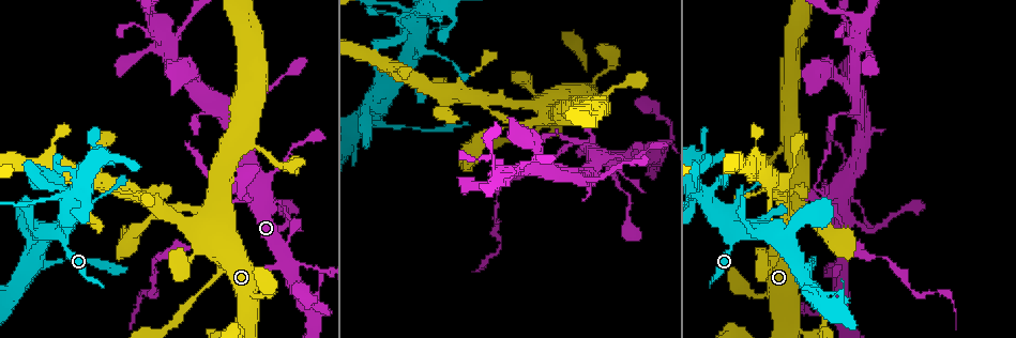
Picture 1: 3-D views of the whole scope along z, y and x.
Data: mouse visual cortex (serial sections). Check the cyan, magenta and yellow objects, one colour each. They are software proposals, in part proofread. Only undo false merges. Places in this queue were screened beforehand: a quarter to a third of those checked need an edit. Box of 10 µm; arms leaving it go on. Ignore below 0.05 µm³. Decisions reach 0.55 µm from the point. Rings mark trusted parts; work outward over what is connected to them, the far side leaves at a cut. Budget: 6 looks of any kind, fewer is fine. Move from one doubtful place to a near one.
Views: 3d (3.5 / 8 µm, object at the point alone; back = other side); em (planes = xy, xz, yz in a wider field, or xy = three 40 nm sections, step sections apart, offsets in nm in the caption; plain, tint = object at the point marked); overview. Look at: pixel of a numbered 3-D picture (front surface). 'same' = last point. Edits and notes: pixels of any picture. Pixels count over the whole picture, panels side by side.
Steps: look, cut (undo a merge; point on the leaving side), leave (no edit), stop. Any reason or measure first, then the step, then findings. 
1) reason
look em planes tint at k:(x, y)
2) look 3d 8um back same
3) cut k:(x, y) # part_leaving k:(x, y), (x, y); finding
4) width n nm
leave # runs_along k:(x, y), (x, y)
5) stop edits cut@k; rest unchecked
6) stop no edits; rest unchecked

small branch off a trunk
look 3d 3.5um at 1:(587, 148)

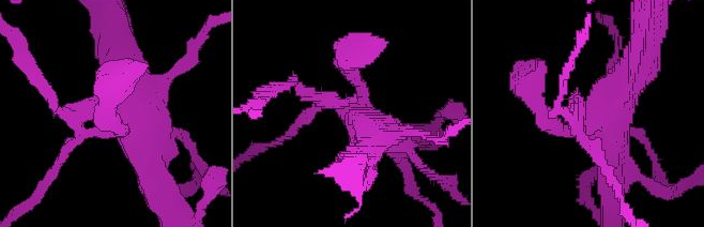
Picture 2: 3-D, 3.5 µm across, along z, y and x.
now the EM
look em xy step 1 tint at 2:(356, 113)

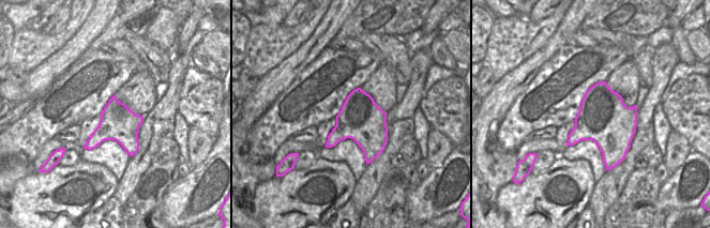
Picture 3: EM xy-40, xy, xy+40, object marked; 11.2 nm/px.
cut 2:(299, 88) # part_leaving 2:(324, 103), (292, 133), (265, 147); a second cell is stuck on

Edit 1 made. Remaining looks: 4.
calibre changes
look 3d 3.5um at 1:(827, 266)

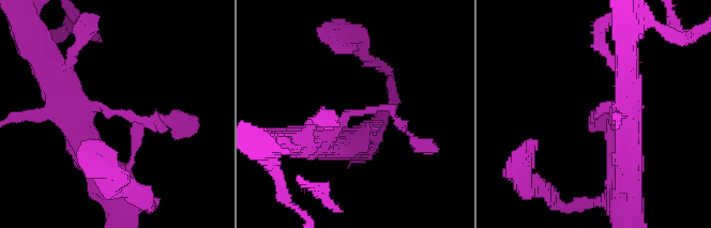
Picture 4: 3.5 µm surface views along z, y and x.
arm_widths 100, 400 nm; shape alone is not enough
look em xy step 2 tint at 4:(116, 109)

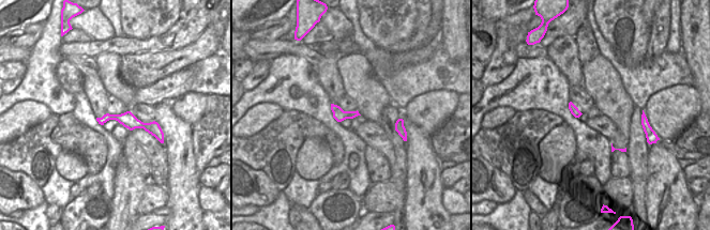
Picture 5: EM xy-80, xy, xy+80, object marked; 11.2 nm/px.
leave # runs_along 4:(61, 101), (170, 120); all the same cell

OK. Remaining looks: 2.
thin arm on a thick one
look em xy step 2 tint at 1:(859, 43)

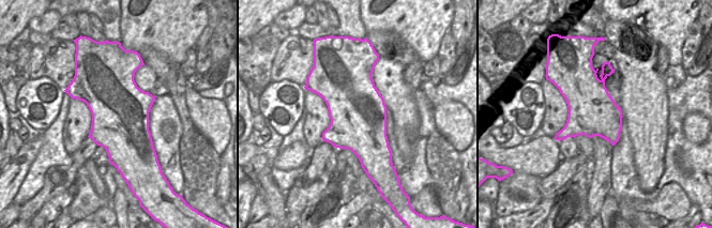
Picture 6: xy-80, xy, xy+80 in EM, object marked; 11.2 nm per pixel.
look 3d 3.5um same

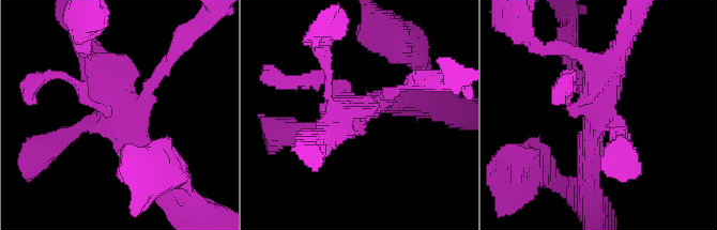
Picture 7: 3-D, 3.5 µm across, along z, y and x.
leave # runs_along 7:(152, 177), (92, 56); all the same cell

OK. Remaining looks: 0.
stop edits cut@2; rest unchecked

